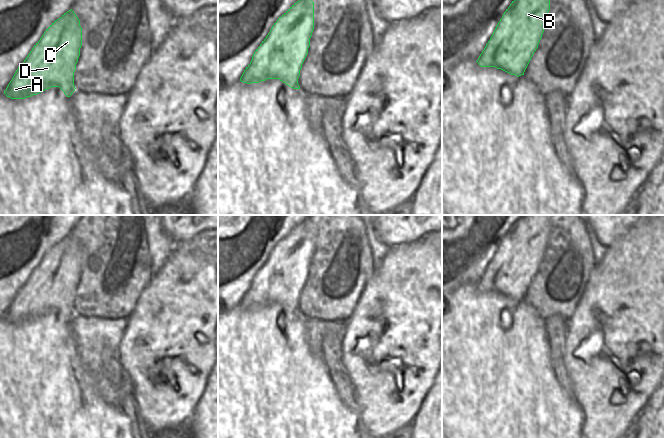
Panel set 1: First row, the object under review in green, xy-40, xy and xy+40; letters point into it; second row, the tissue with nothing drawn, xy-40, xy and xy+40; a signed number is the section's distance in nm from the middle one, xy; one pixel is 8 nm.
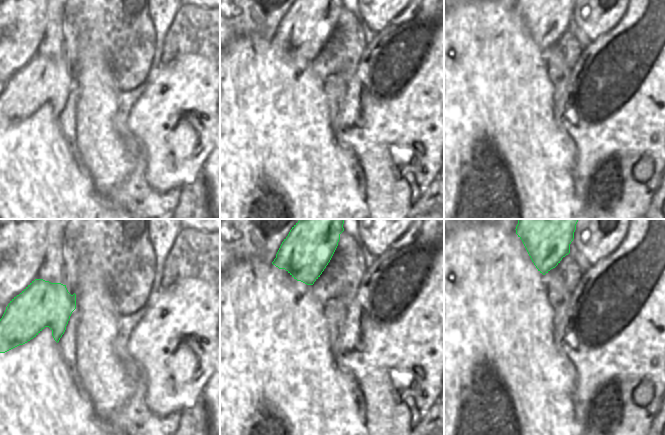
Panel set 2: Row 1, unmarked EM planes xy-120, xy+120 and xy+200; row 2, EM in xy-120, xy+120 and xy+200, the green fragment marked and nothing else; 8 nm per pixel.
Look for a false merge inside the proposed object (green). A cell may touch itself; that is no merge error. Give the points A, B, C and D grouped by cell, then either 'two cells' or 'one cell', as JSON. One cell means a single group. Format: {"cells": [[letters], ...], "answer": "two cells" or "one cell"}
{"cells": [["A", "B", "C", "D"]], "answer": "one cell"}

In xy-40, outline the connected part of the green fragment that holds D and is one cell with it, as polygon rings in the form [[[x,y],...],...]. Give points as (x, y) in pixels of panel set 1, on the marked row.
[[[71,9],[54,21],[16,70],[4,94],[11,99],[25,99],[51,87],[59,87],[67,97],[75,91],[74,72],[82,46],[80,20]]]

